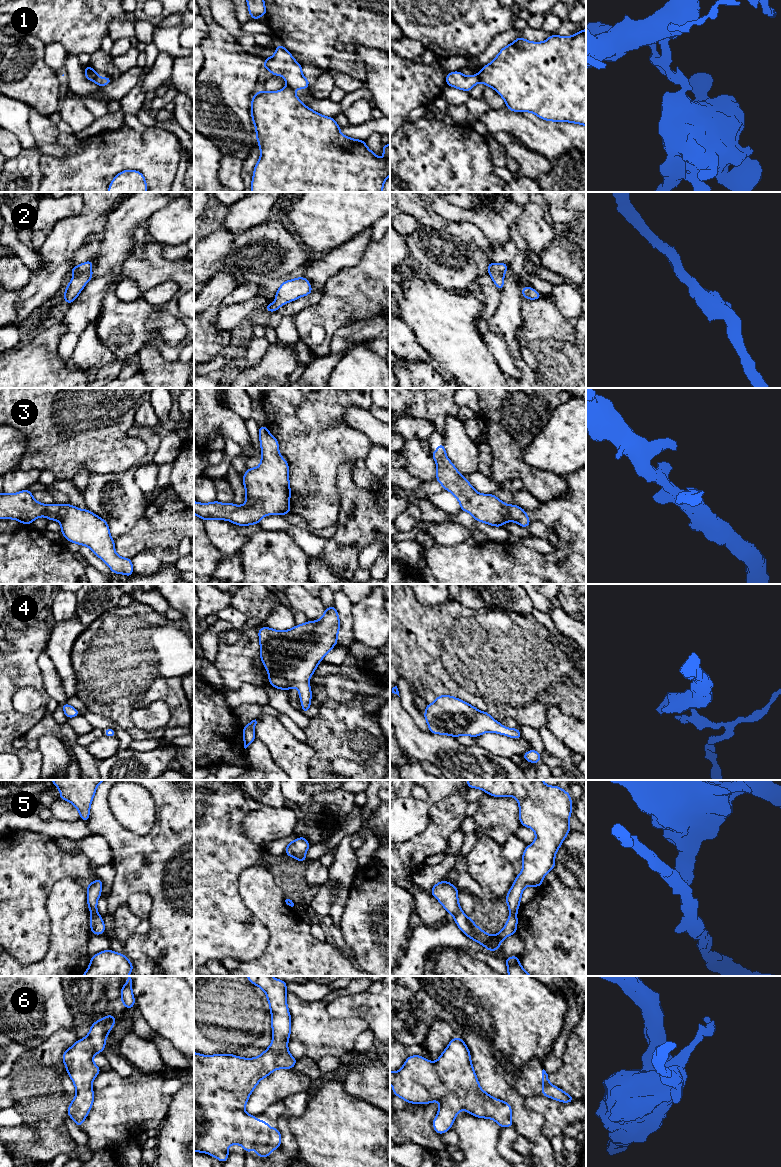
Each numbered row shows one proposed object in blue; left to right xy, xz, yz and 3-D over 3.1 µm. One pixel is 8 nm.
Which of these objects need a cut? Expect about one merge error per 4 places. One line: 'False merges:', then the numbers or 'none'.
False merges: 1, 5

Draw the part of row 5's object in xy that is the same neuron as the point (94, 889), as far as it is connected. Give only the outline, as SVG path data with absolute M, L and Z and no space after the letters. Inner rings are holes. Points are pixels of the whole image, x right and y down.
M100 878L94 880L91 884L87 885L87 904L90 914L97 914L97 901L101 896L103 883Z

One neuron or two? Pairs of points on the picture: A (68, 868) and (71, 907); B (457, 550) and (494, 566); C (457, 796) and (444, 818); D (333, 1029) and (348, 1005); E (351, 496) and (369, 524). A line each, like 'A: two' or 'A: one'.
A: two
B: one
C: one
D: two
E: one

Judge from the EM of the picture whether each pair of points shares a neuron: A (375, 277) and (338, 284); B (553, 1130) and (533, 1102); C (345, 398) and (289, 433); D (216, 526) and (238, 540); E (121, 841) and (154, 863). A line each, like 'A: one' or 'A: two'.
A: one
B: one
C: two
D: one
E: one

